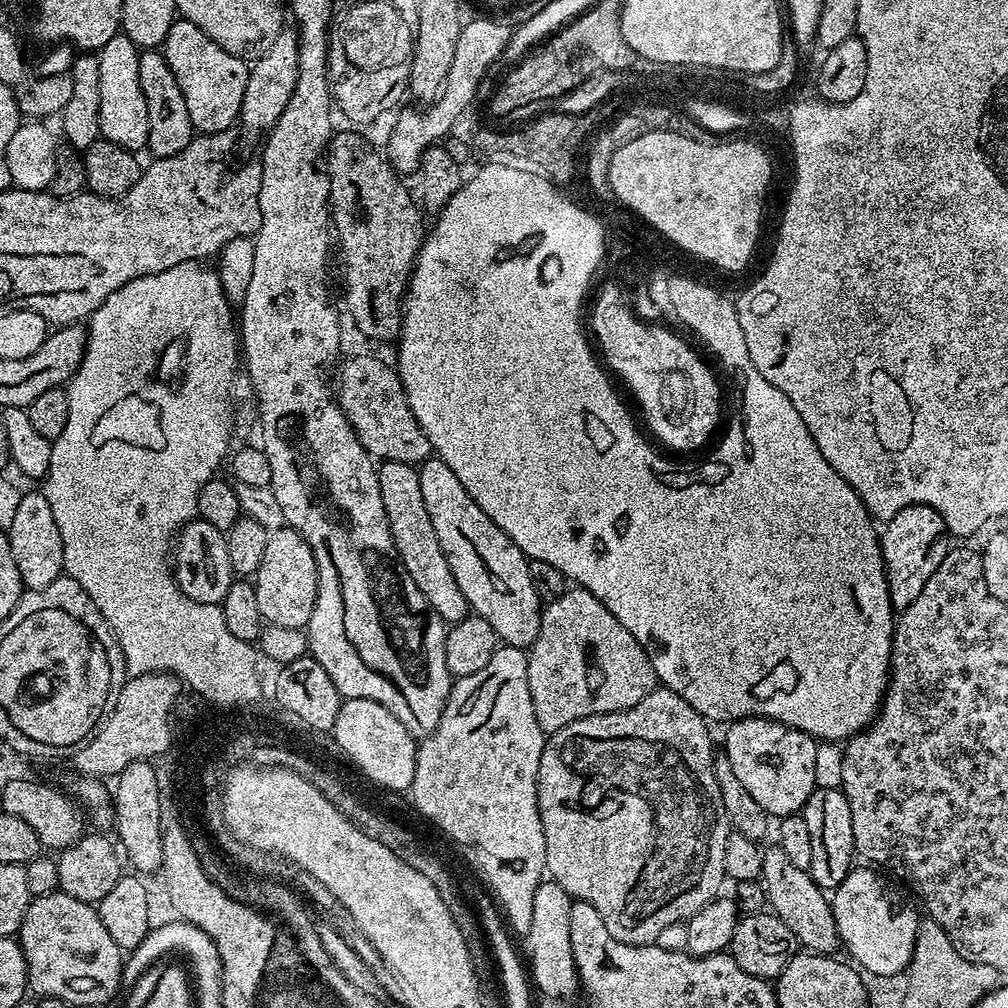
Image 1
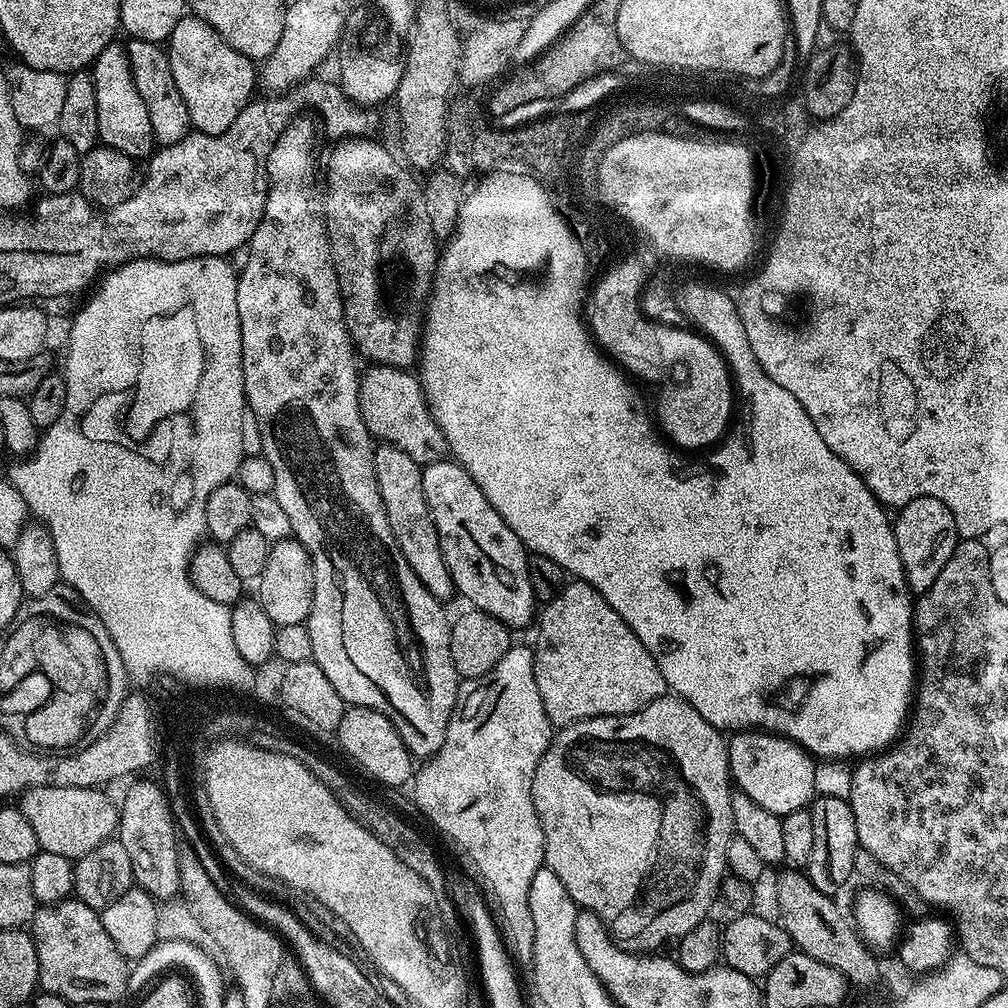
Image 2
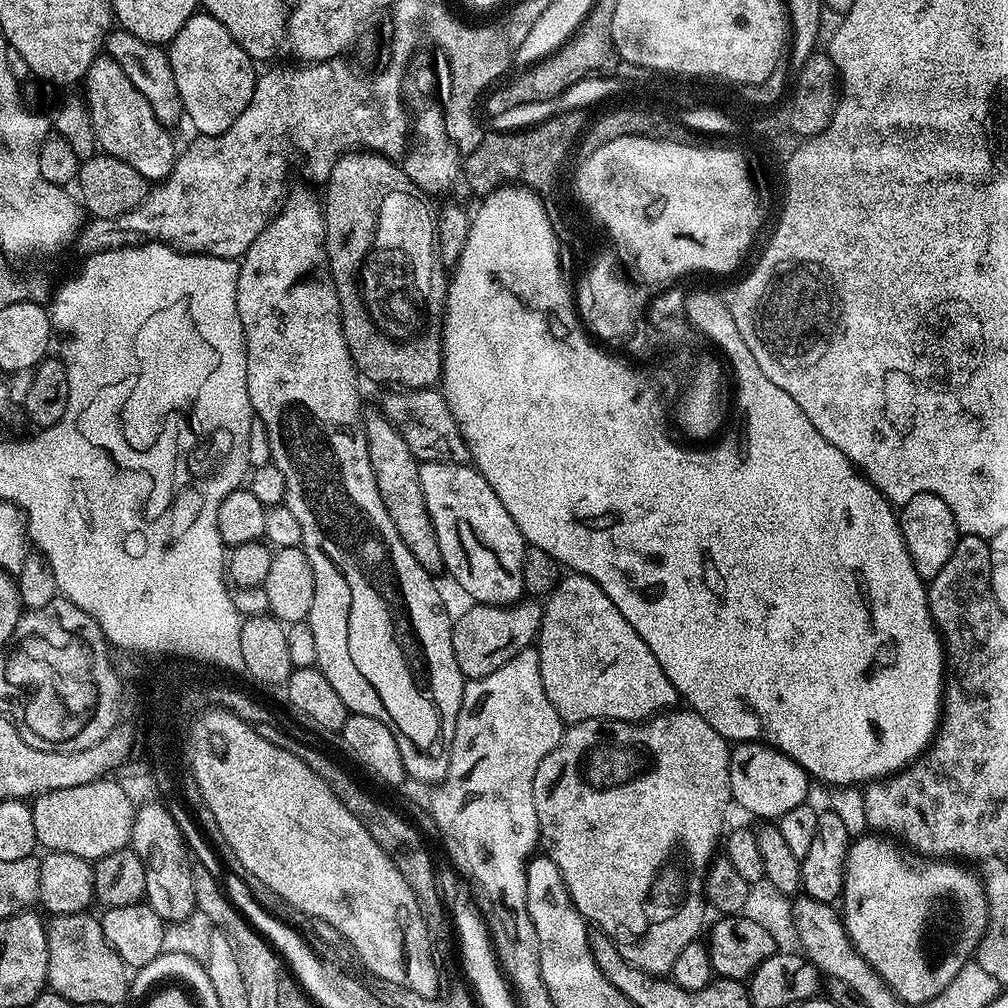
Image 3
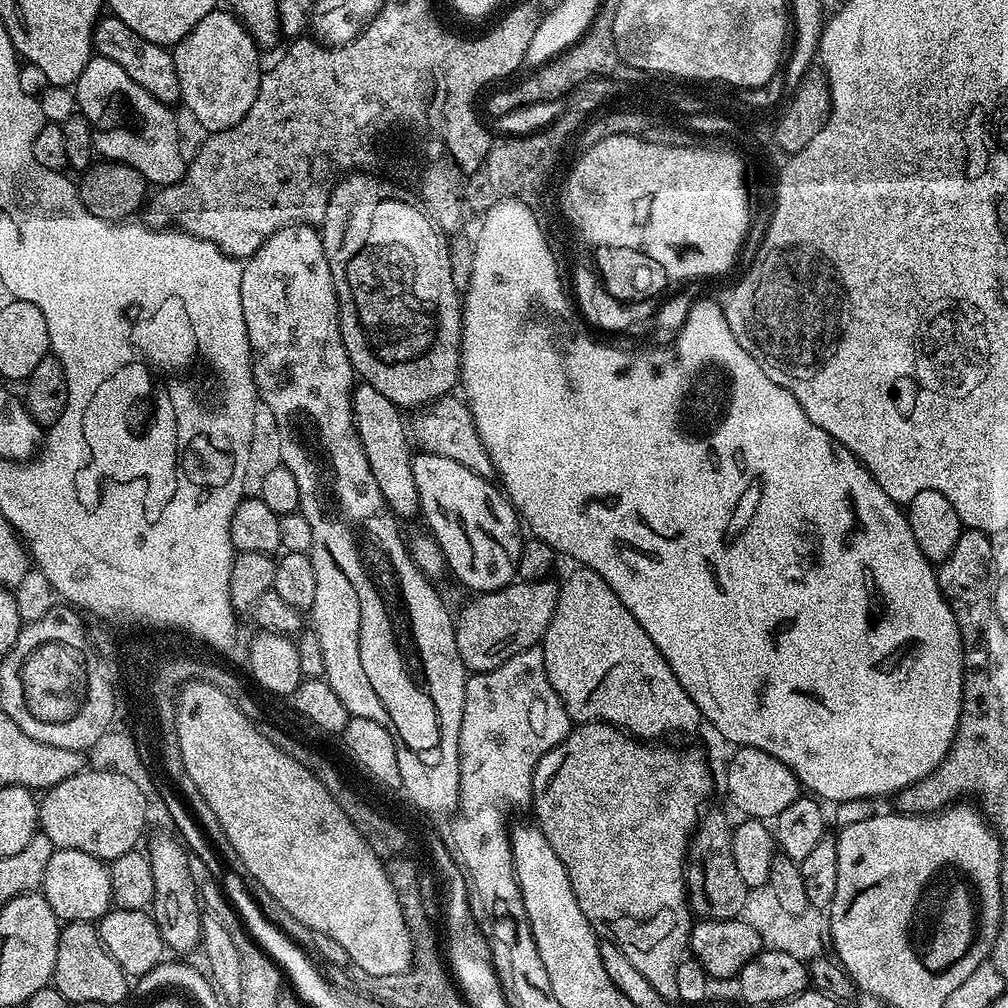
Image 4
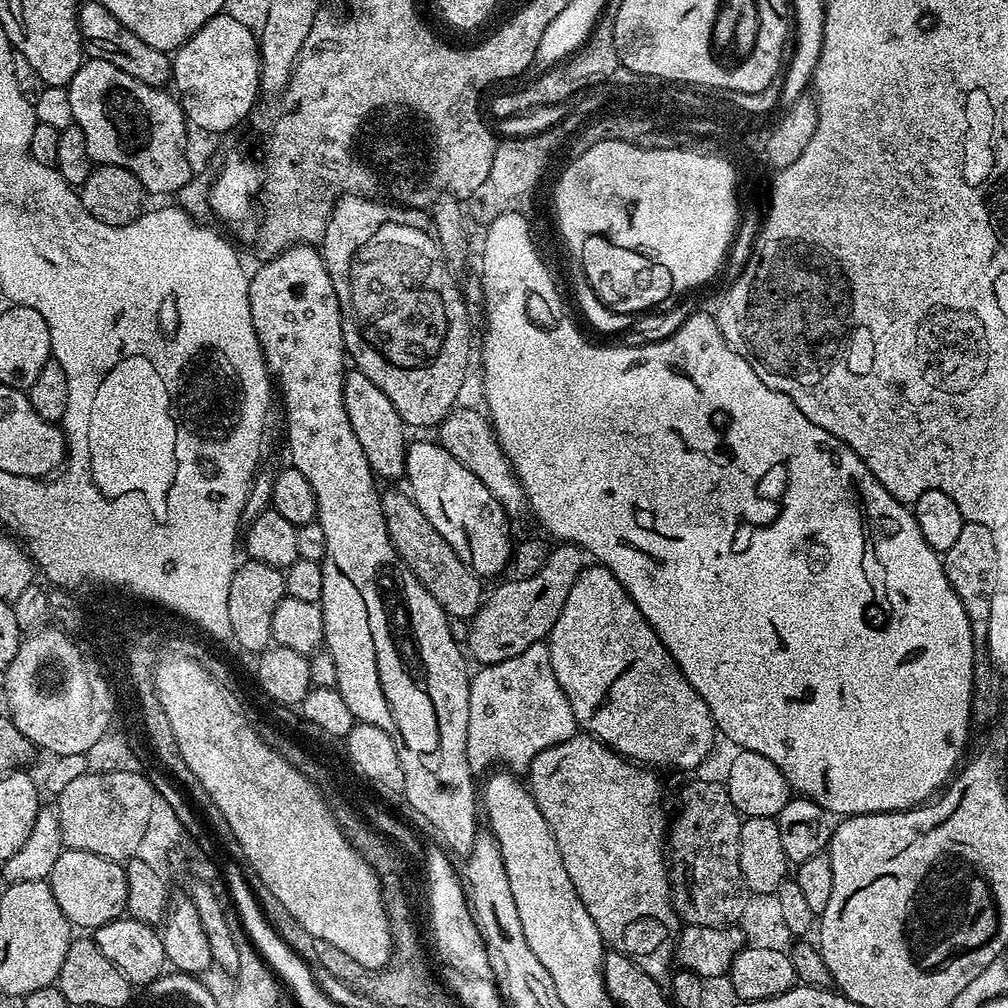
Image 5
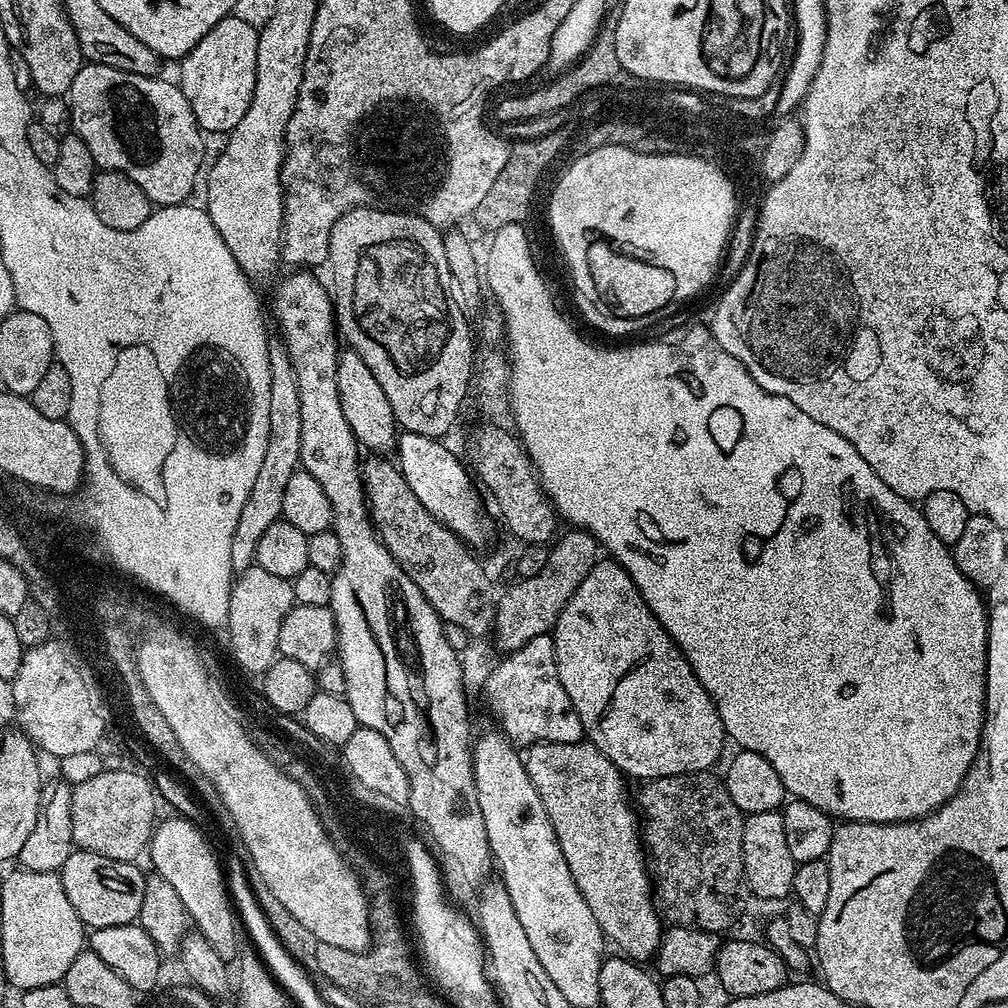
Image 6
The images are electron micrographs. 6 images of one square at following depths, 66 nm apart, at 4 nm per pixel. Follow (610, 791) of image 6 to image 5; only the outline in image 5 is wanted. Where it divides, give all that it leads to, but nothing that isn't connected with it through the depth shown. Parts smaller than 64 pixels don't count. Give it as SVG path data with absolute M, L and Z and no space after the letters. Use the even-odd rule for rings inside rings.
M577 734L566 742L542 750L542 754L538 754L528 767L526 784L538 810L542 810L542 818L546 818L554 834L554 842L558 842L558 854L562 854L562 866L566 866L566 874L570 874L570 882L574 882L574 890L578 890L578 898L582 898L582 906L586 906L586 914L594 918L594 926L598 926L598 934L604 940L605 945L611 951L621 952L626 958L630 958L630 962L646 974L650 974L650 978L654 978L657 982L664 982L669 979L670 969L674 964L676 937L680 935L682 921L672 905L672 886L668 882L666 859L666 829L669 827L670 820L667 815L664 817L664 796L660 793L660 780L655 775L659 776L651 767L625 760L623 756L619 756L614 749L603 744L596 737Z

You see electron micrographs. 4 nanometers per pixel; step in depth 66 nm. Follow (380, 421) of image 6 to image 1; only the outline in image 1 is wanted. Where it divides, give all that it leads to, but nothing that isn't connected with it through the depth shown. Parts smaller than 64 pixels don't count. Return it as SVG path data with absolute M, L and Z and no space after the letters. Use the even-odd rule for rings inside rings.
M385 460L378 468L378 483L384 499L390 534L394 538L394 546L406 574L414 578L414 586L422 590L428 605L444 619L445 625L458 623L469 615L470 609L466 594L462 594L458 582L454 582L454 574L450 574L450 562L446 562L446 554L442 554L442 546L434 534L434 522L430 522L430 514L426 514L419 471L410 464Z

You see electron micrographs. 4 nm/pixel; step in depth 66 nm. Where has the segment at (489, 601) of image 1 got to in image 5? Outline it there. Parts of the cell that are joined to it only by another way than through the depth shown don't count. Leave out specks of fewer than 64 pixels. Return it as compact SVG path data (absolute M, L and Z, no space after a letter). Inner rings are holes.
M413 439L409 443L404 476L418 510L430 518L430 526L450 542L454 554L458 554L477 576L496 576L509 567L514 547L514 539L508 533L510 517L498 498L486 490L482 478L474 478L474 474L470 474L470 470L466 470L466 466L462 466L462 462L435 439Z

